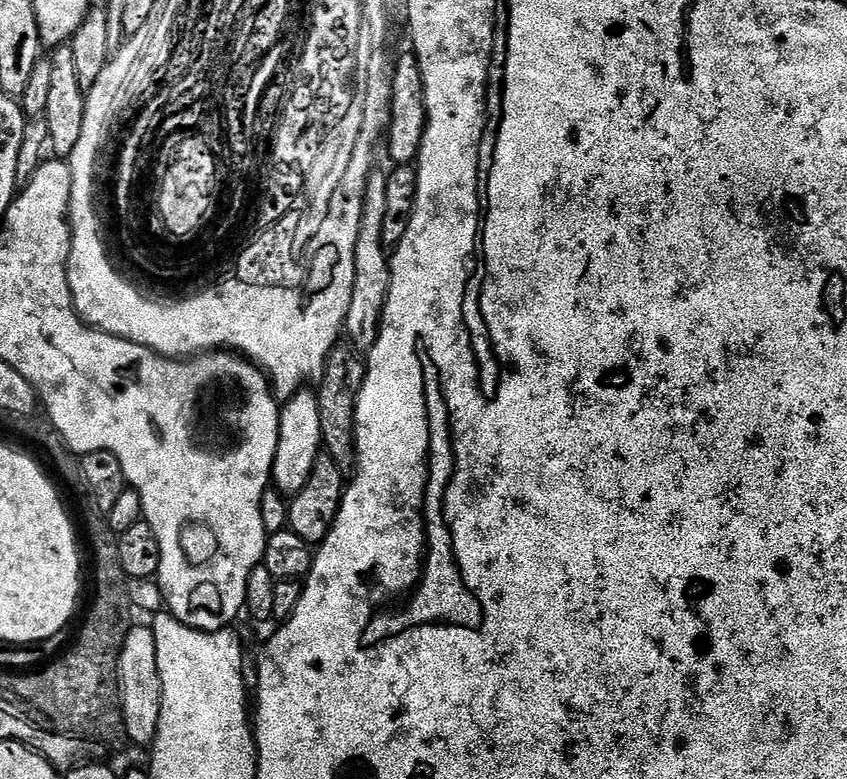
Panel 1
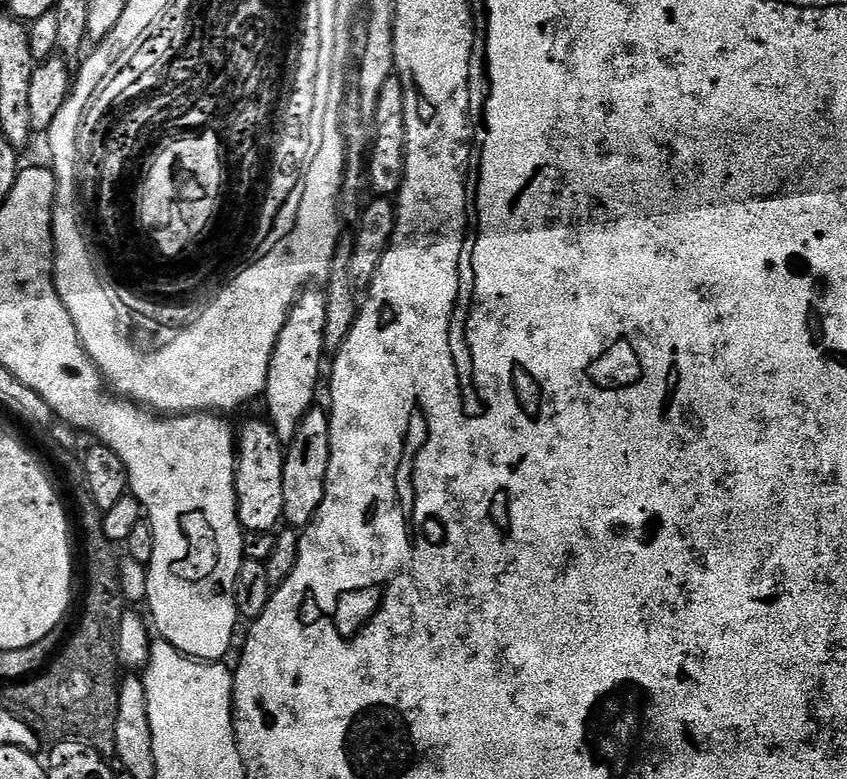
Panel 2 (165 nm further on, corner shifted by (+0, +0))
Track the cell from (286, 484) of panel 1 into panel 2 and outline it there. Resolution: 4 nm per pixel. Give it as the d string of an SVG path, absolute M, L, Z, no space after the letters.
M316 290L301 292L288 312L286 326L282 326L282 334L278 334L274 354L270 358L270 370L262 397L262 403L268 407L266 419L286 446L294 438L294 434L298 434L302 418L306 418L306 414L317 403L316 391L320 388L320 367L323 366L326 355L324 331L328 297L323 291L312 291Z

